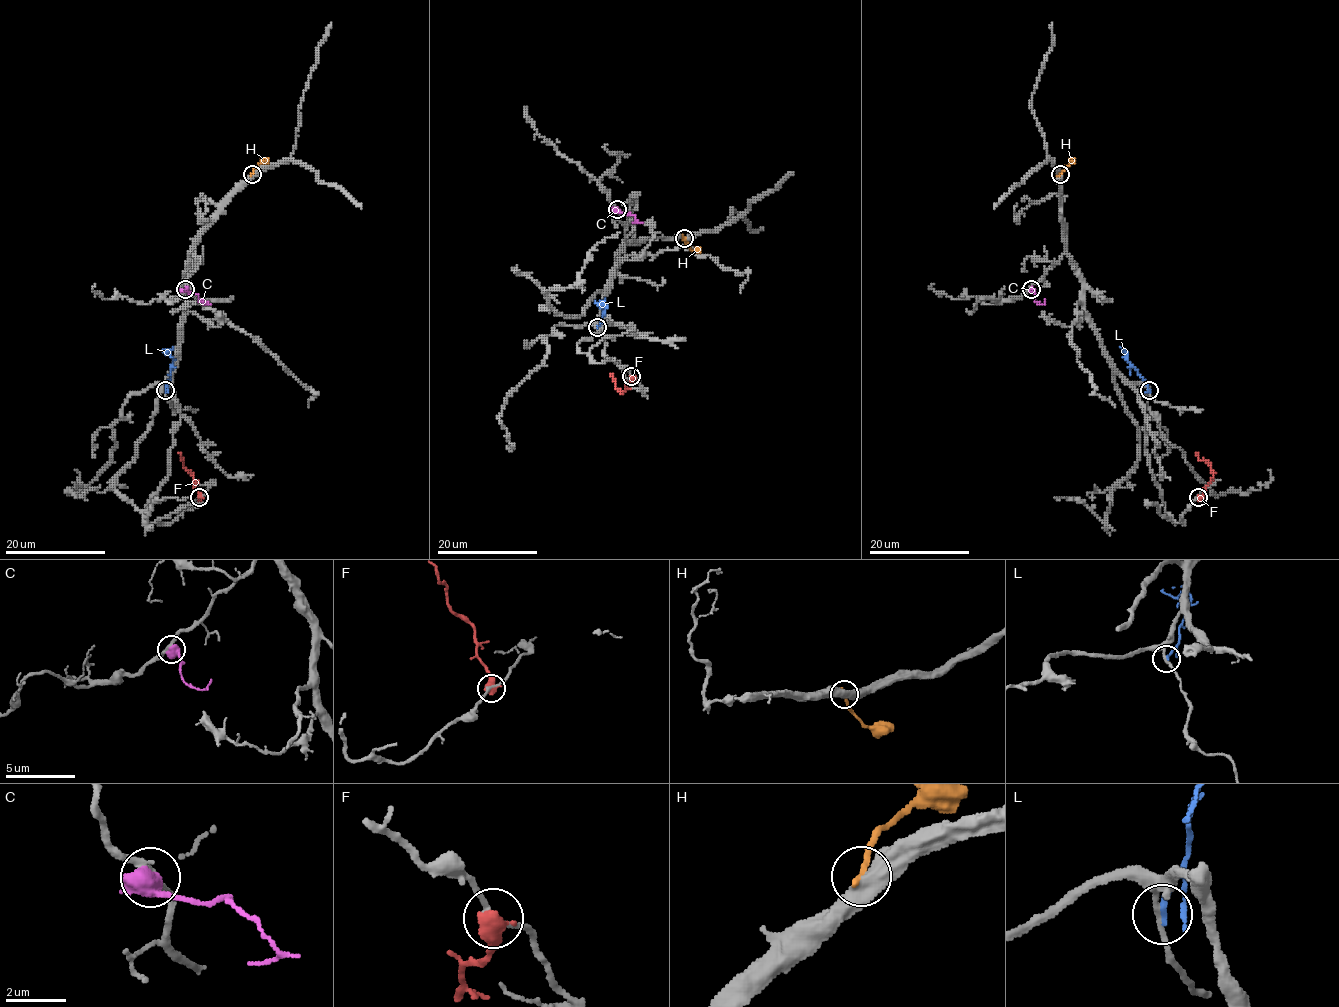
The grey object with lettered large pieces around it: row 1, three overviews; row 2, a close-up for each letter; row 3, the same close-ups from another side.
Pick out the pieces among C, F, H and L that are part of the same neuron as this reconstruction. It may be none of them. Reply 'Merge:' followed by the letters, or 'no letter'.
Merge: F

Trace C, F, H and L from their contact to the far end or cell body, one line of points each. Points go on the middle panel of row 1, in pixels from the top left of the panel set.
C: (617, 209), (633, 215), (638, 222), (633, 223)
F: (632, 376), (625, 390), (619, 390), (609, 374)
H: (683, 238), (692, 249), (701, 251)
L: (596, 327), (602, 321), (605, 306), (600, 305), (605, 297)

